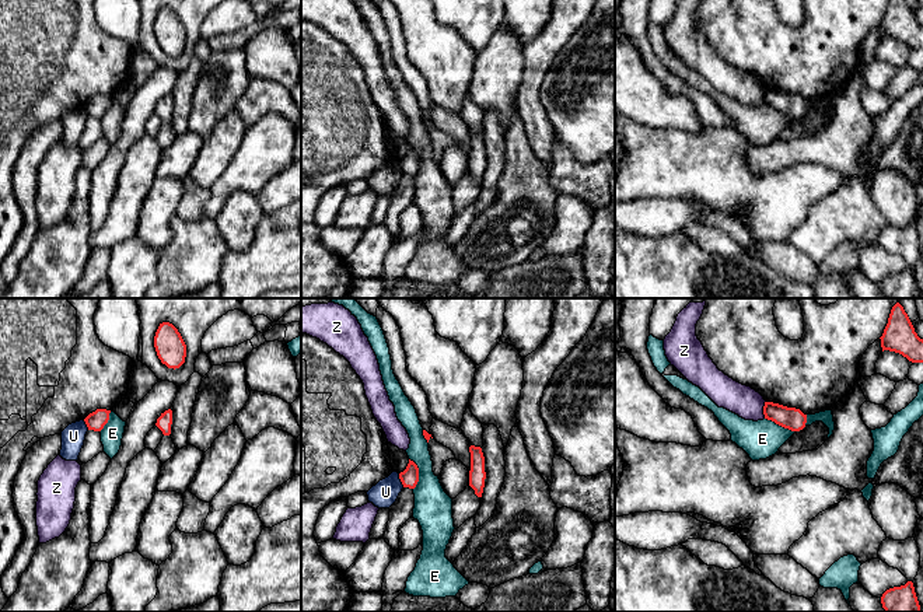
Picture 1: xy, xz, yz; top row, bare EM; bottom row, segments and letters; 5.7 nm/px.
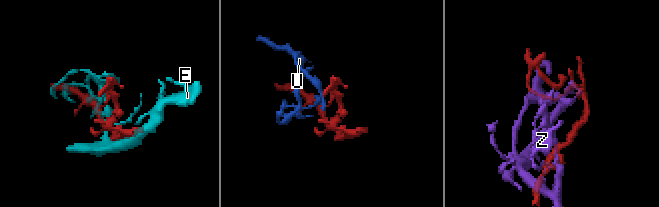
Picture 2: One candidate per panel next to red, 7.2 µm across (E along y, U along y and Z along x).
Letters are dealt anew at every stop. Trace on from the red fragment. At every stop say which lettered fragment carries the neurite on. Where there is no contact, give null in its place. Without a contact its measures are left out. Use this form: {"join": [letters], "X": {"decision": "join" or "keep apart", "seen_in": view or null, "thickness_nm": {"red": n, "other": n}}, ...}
{"join": [], "E": {"decision": "keep apart", "seen_in": "xz", "thickness_nm": {"red": 110, "other": 220}}, "U": {"decision": "keep apart", "seen_in": "xz", "thickness_nm": {"red": 110, "other": 150}}, "Z": {"decision": "keep apart", "seen_in": "yz", "thickness_nm": {"red": 130, "other": 170}}}

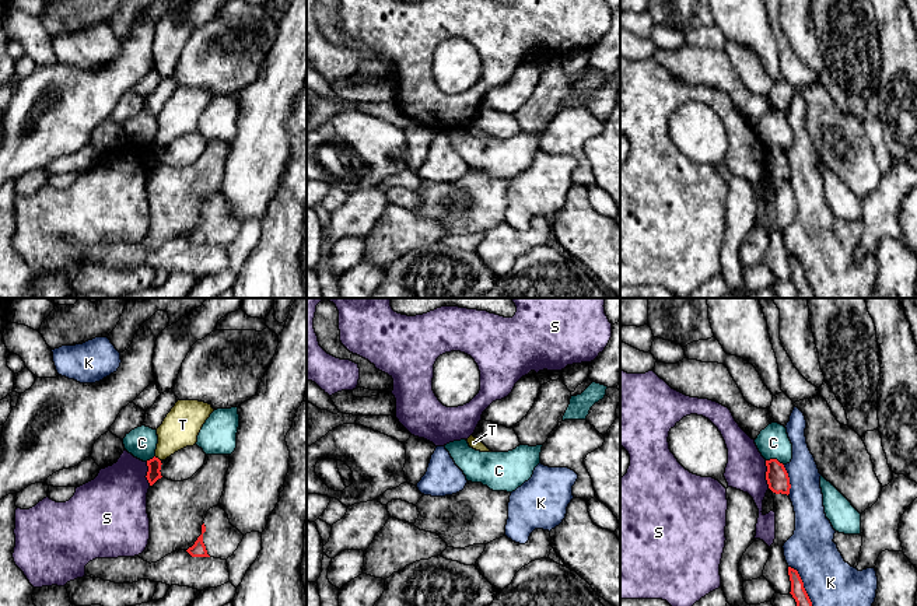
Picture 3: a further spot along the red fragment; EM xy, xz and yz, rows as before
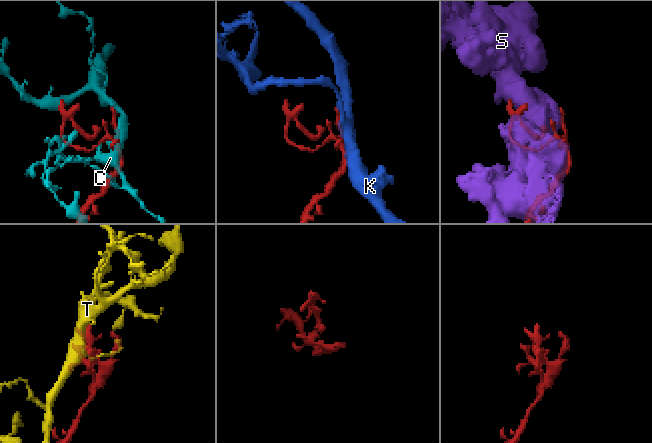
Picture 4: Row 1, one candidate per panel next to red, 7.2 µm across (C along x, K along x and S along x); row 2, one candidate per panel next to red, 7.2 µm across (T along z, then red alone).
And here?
{"join": [], "C": {"decision": "keep apart", "seen_in": "yz", "thickness_nm": {"red": 130, "other": 190}}, "K": {"decision": "keep apart", "seen_in": "yz", "thickness_nm": {"red": 90, "other": 280}}, "S": {"decision": "keep apart", "seen_in": "yz", "thickness_nm": {"red": 130, "other": 220}}, "T": {"decision": "keep apart", "seen_in": "xy", "thickness_nm": {"red": 80, "other": 220}}}

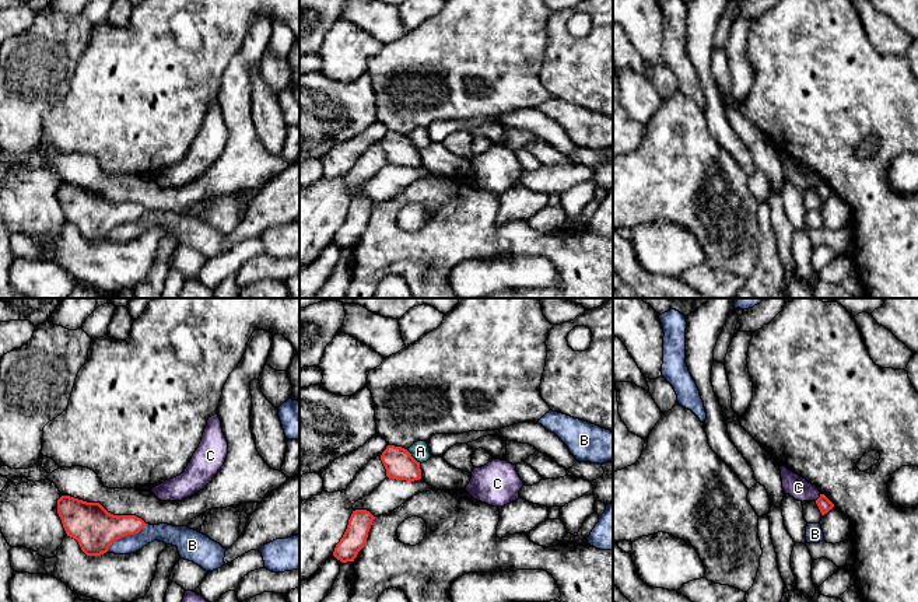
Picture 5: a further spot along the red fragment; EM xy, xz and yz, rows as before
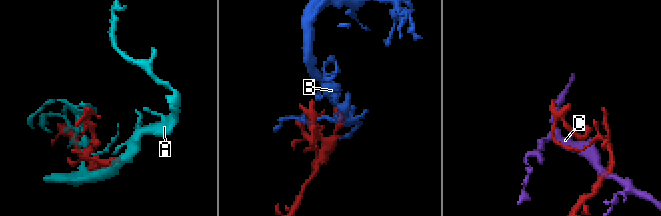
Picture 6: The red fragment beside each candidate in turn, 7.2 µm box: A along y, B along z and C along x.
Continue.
{"join": [], "A": {"decision": "keep apart", "seen_in": "xz", "thickness_nm": {"red": 170, "other": 110}}, "B": {"decision": "keep apart", "seen_in": "xy", "thickness_nm": {"red": 240, "other": 110}}, "C": {"decision": "keep apart", "seen_in": "yz", "thickness_nm": {"red": 80, "other": 130}}}

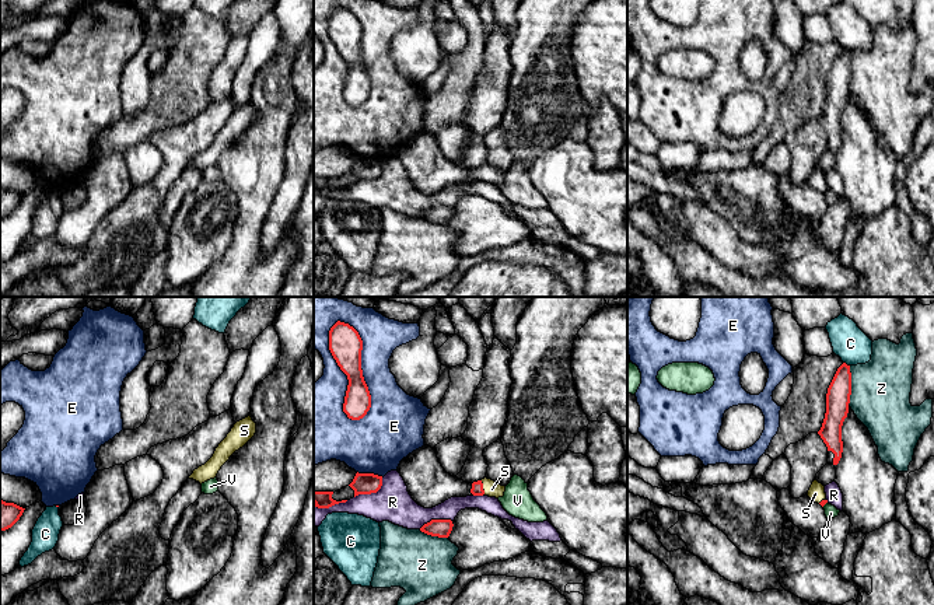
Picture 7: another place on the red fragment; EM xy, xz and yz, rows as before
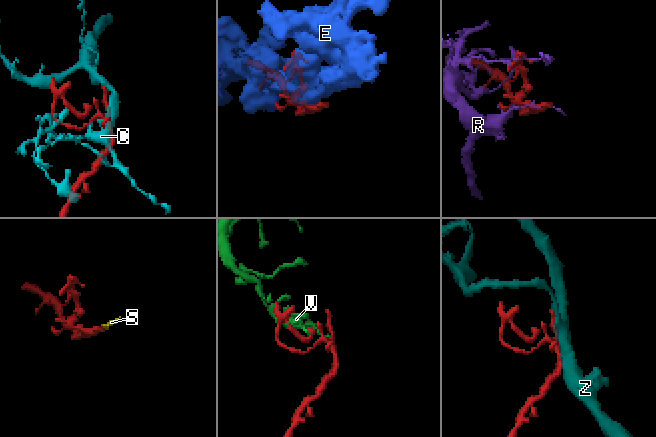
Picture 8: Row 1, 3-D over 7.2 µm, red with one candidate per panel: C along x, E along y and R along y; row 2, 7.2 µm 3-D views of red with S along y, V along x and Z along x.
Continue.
{"join": ["S"], "C": {"decision": "keep apart", "seen_in": "yz", "thickness_nm": {"red": 140, "other": 200}}, "E": {"decision": "keep apart", "seen_in": "xz", "thickness_nm": {"red": 190, "other": 220}}, "R": {"decision": "keep apart", "seen_in": "xz", "thickness_nm": {"red": 130, "other": 220}}, "S": {"decision": "join", "seen_in": "xz", "thickness_nm": {"red": 70, "other": 90}}, "V": {"decision": "keep apart", "seen_in": "yz", "thickness_nm": {"red": 40, "other": 80}}, "Z": {"decision": "keep apart", "seen_in": "yz", "thickness_nm": {"red": 140, "other": 340}}}

